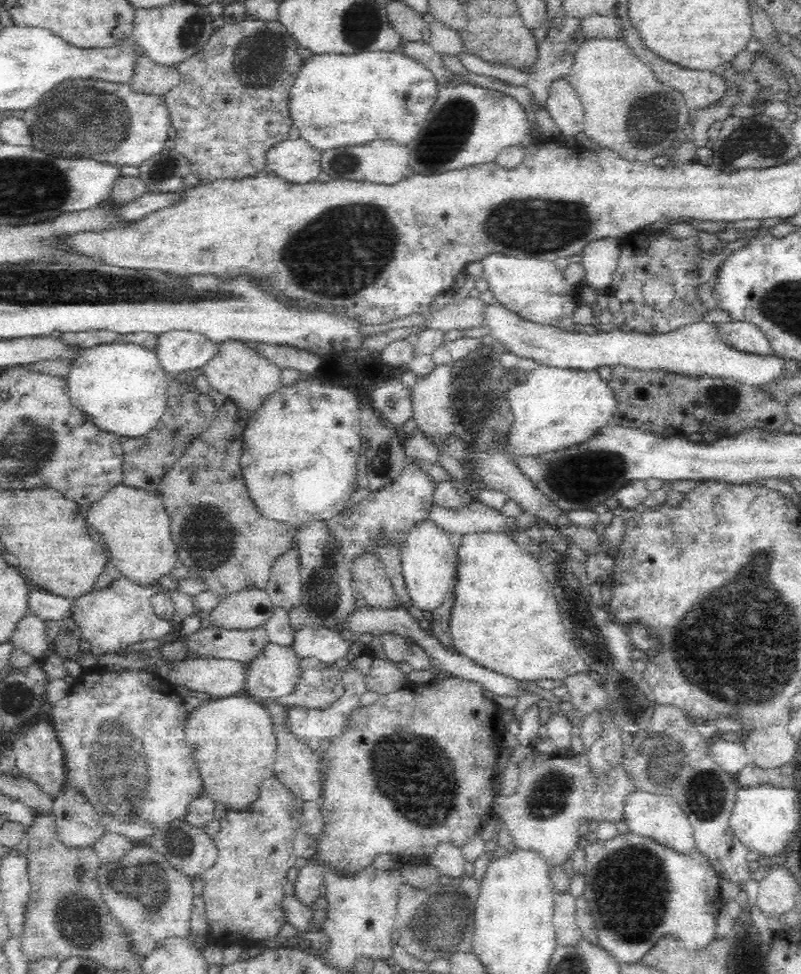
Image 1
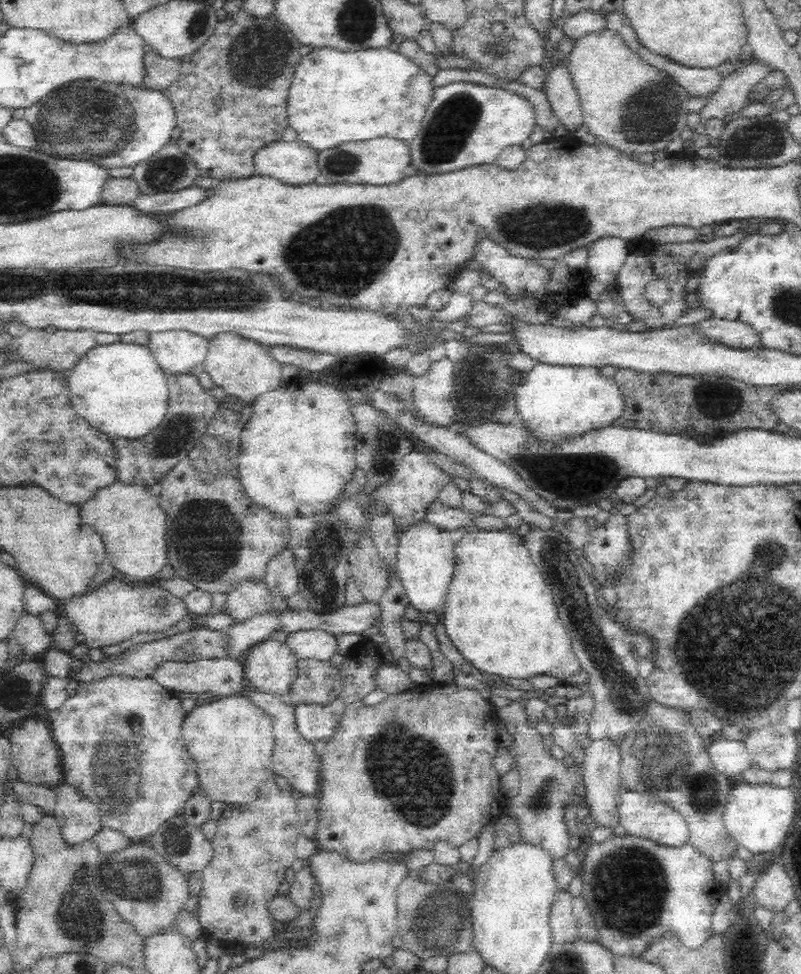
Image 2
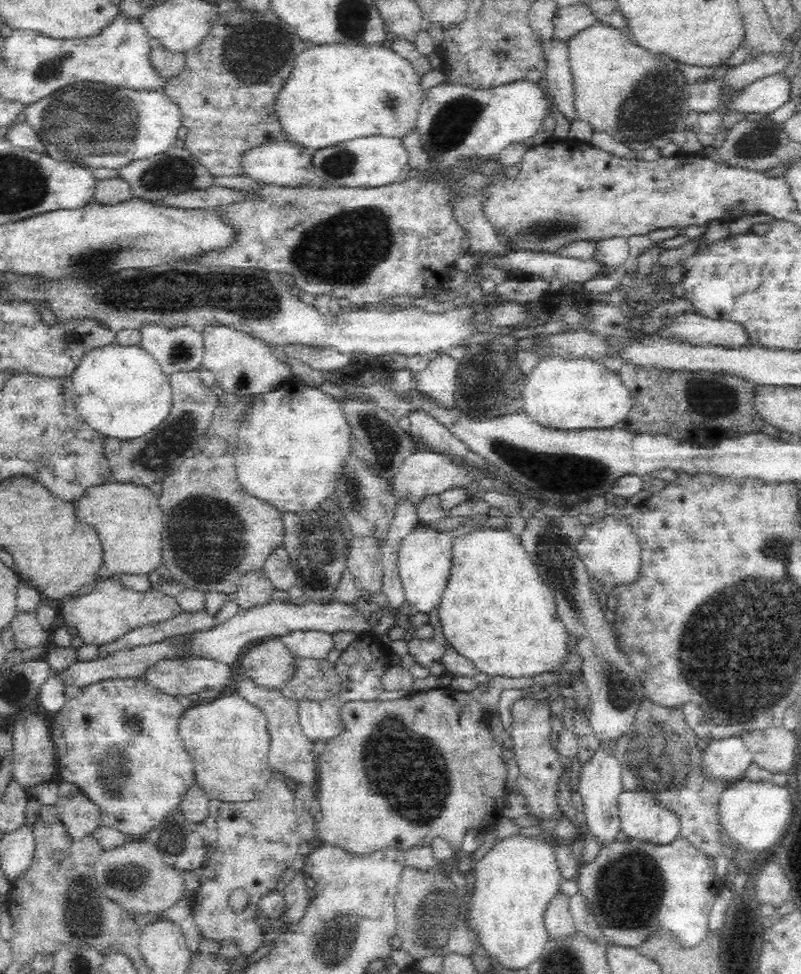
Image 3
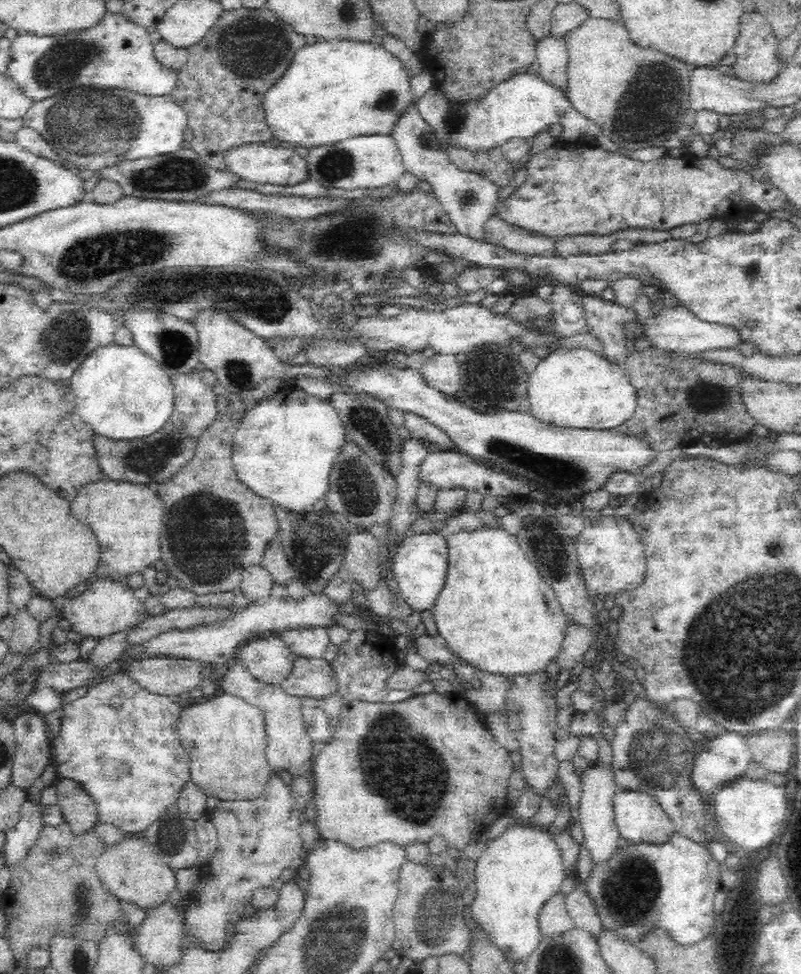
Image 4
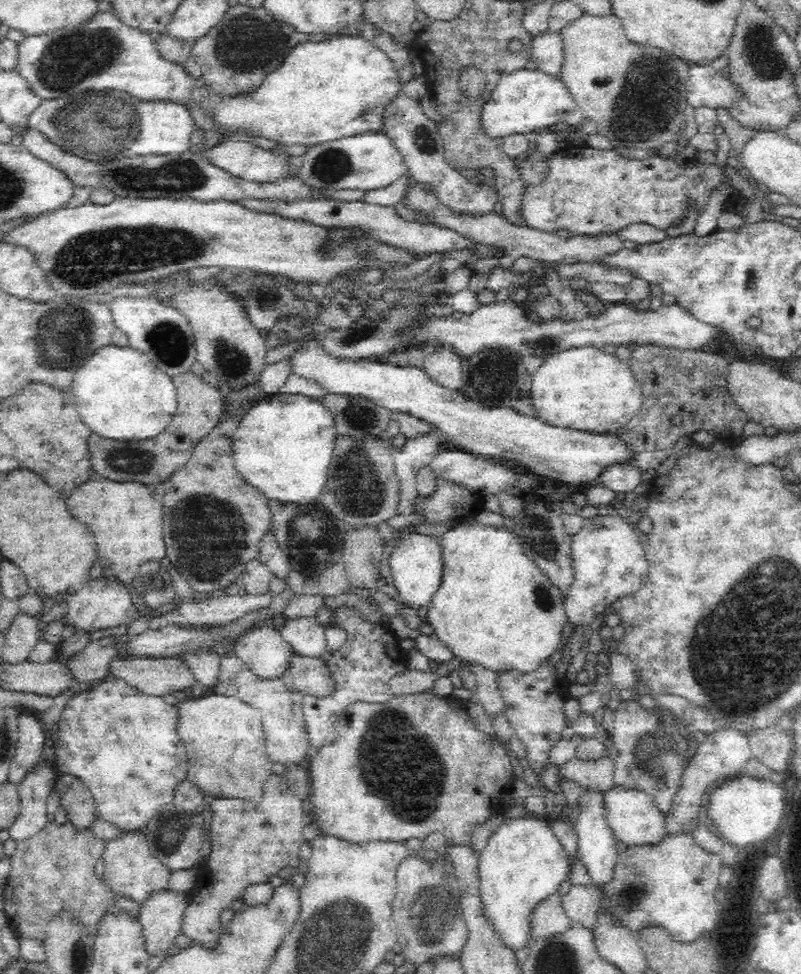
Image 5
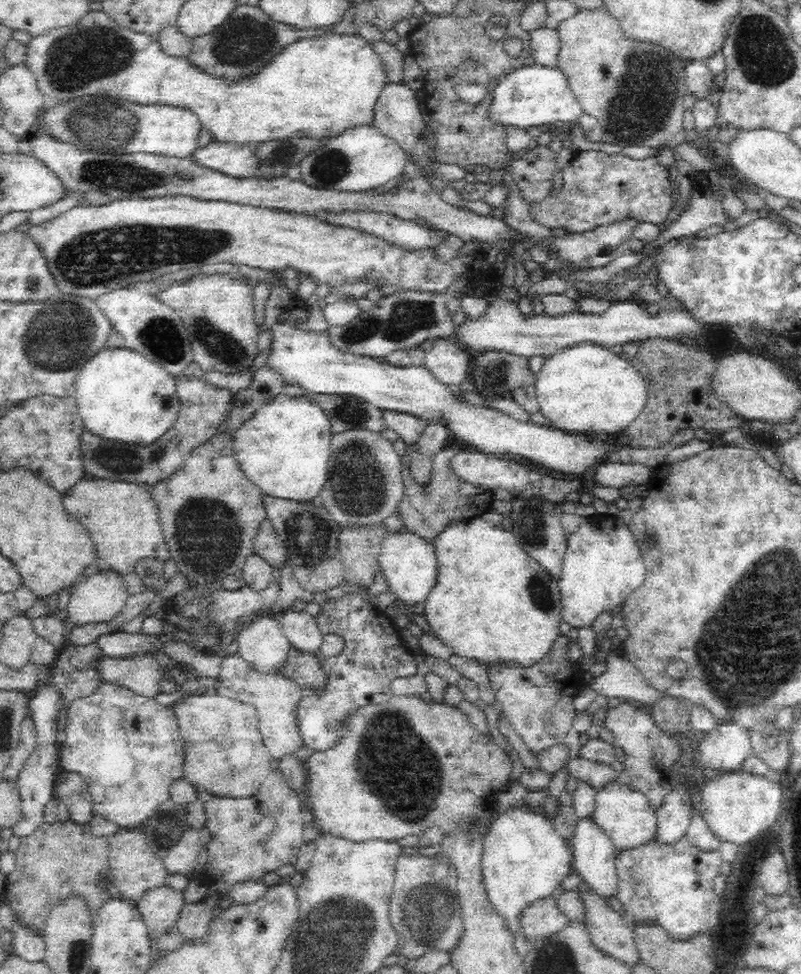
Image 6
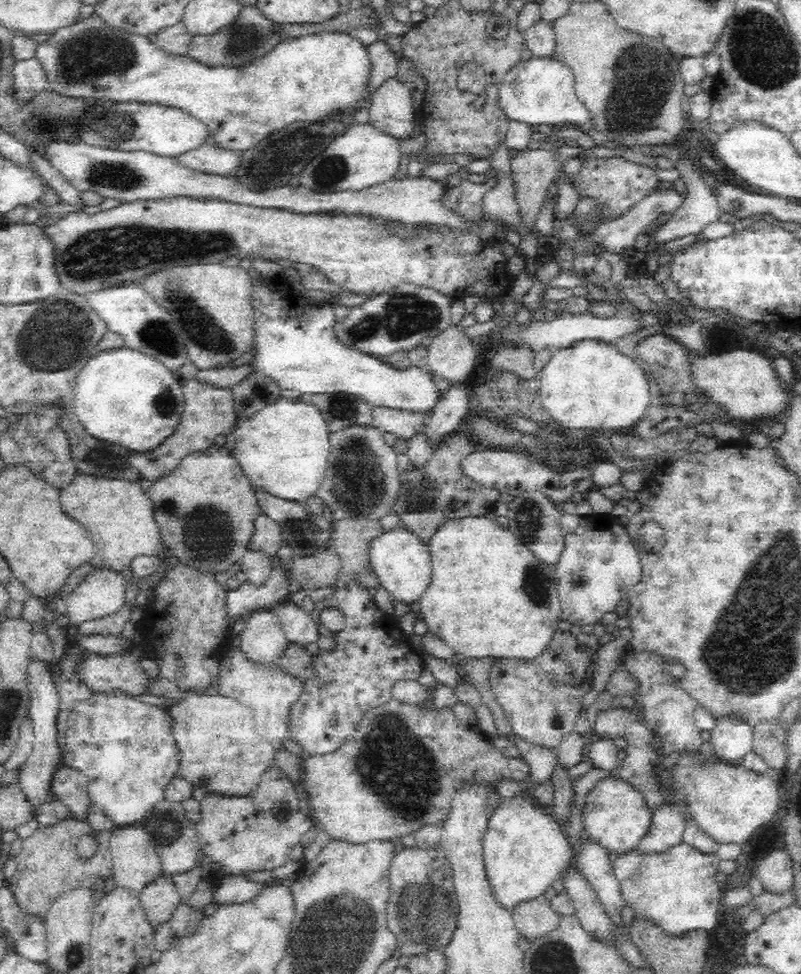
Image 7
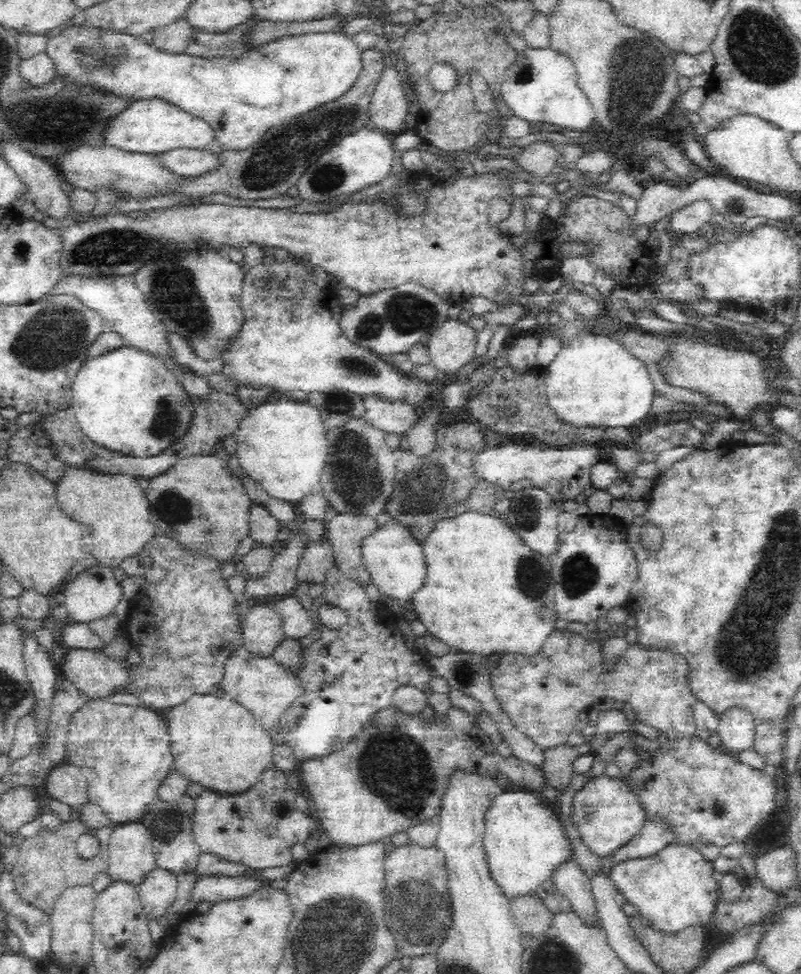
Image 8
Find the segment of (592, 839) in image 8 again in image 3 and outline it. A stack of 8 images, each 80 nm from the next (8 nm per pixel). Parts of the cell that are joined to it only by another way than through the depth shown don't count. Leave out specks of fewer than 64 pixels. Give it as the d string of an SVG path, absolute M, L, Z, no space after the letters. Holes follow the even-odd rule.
M623 790L619 796L621 835L656 844L683 838L680 816L644 791Z

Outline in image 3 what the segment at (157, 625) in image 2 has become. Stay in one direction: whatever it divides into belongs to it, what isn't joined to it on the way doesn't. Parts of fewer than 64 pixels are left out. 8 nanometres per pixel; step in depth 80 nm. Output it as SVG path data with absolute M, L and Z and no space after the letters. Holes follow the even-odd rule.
M117 577L98 581L94 590L86 596L65 598L60 608L72 632L82 637L84 644L97 647L112 644L138 628L164 626L185 612L178 598L152 588L146 592L136 592L122 585Z

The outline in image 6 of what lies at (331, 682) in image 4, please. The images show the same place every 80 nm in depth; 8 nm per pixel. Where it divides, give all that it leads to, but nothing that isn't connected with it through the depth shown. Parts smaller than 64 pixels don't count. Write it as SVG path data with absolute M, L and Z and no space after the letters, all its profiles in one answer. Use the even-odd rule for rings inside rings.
M293 647L288 652L288 660L284 662L284 667L282 667L280 674L284 679L296 683L301 690L323 692L328 686L328 673L325 672L322 665L322 656L307 656L302 652L296 651L296 648Z

